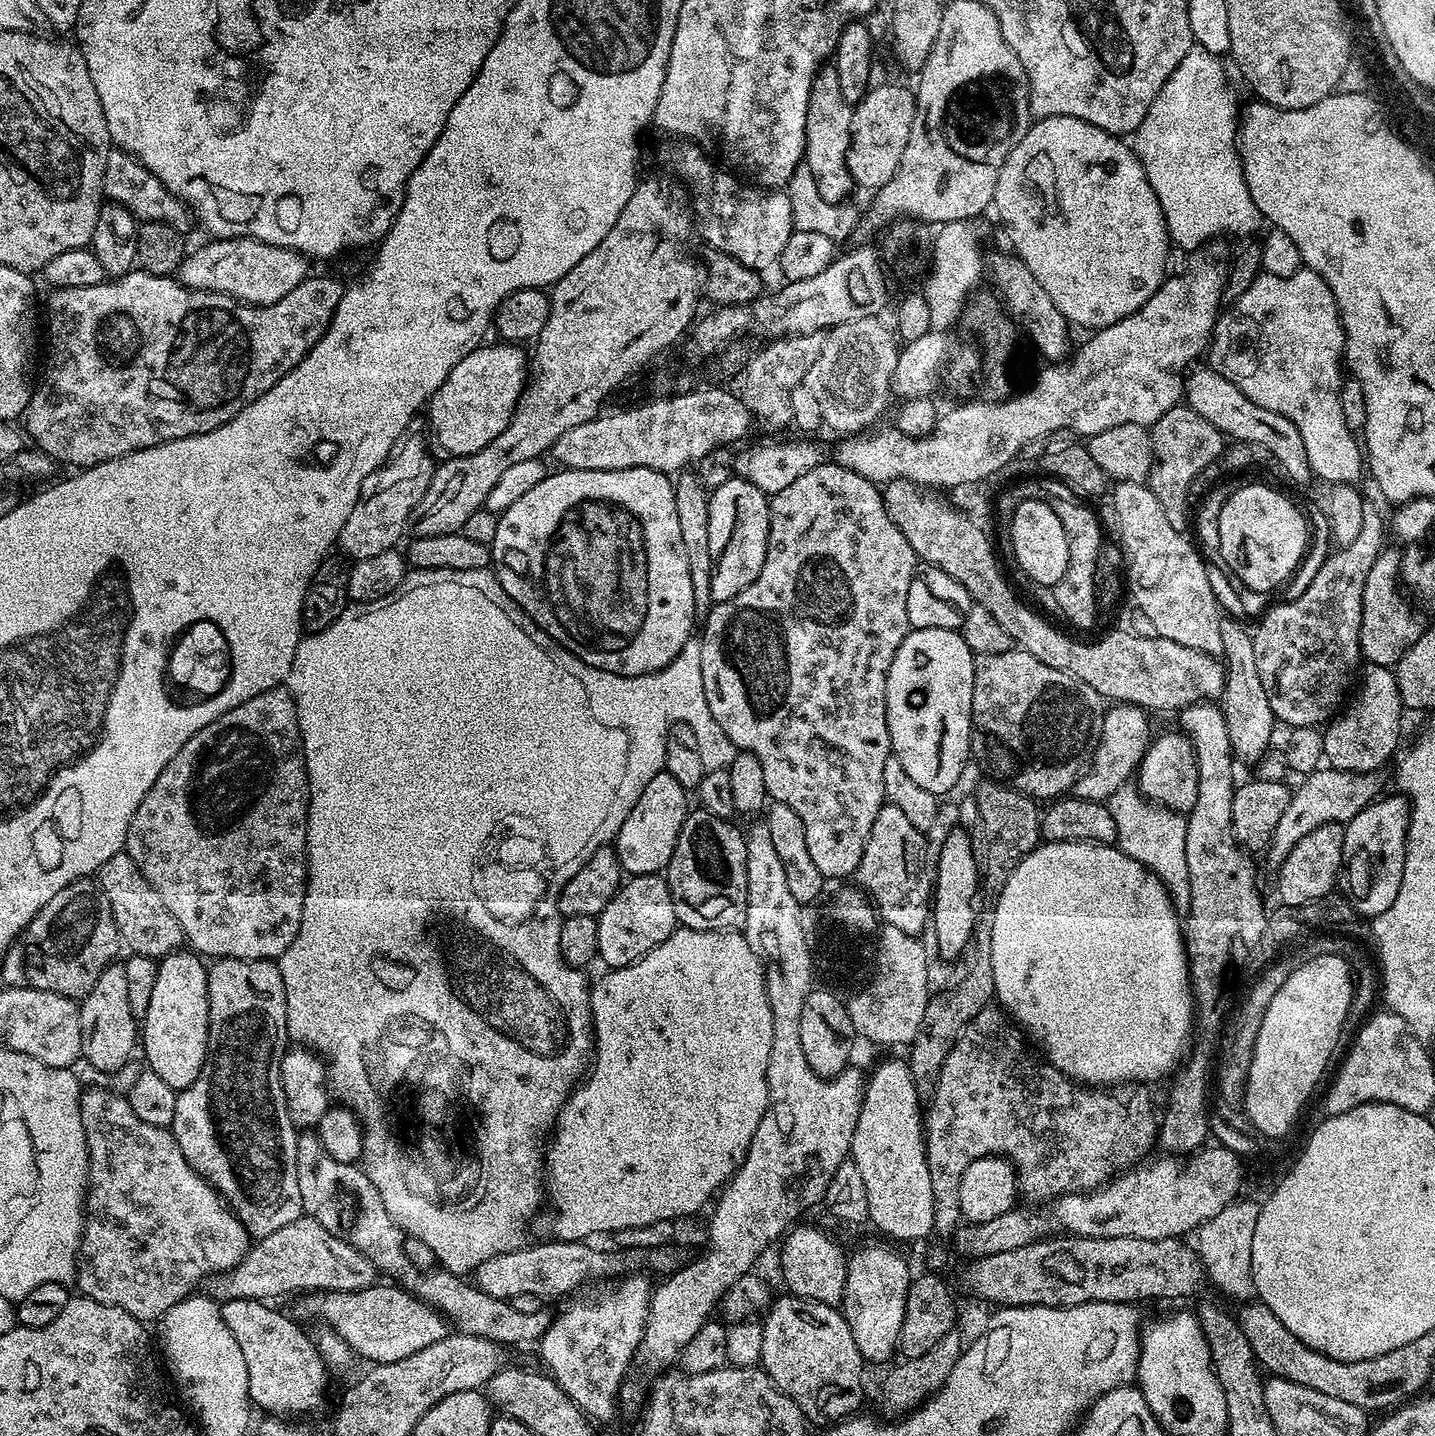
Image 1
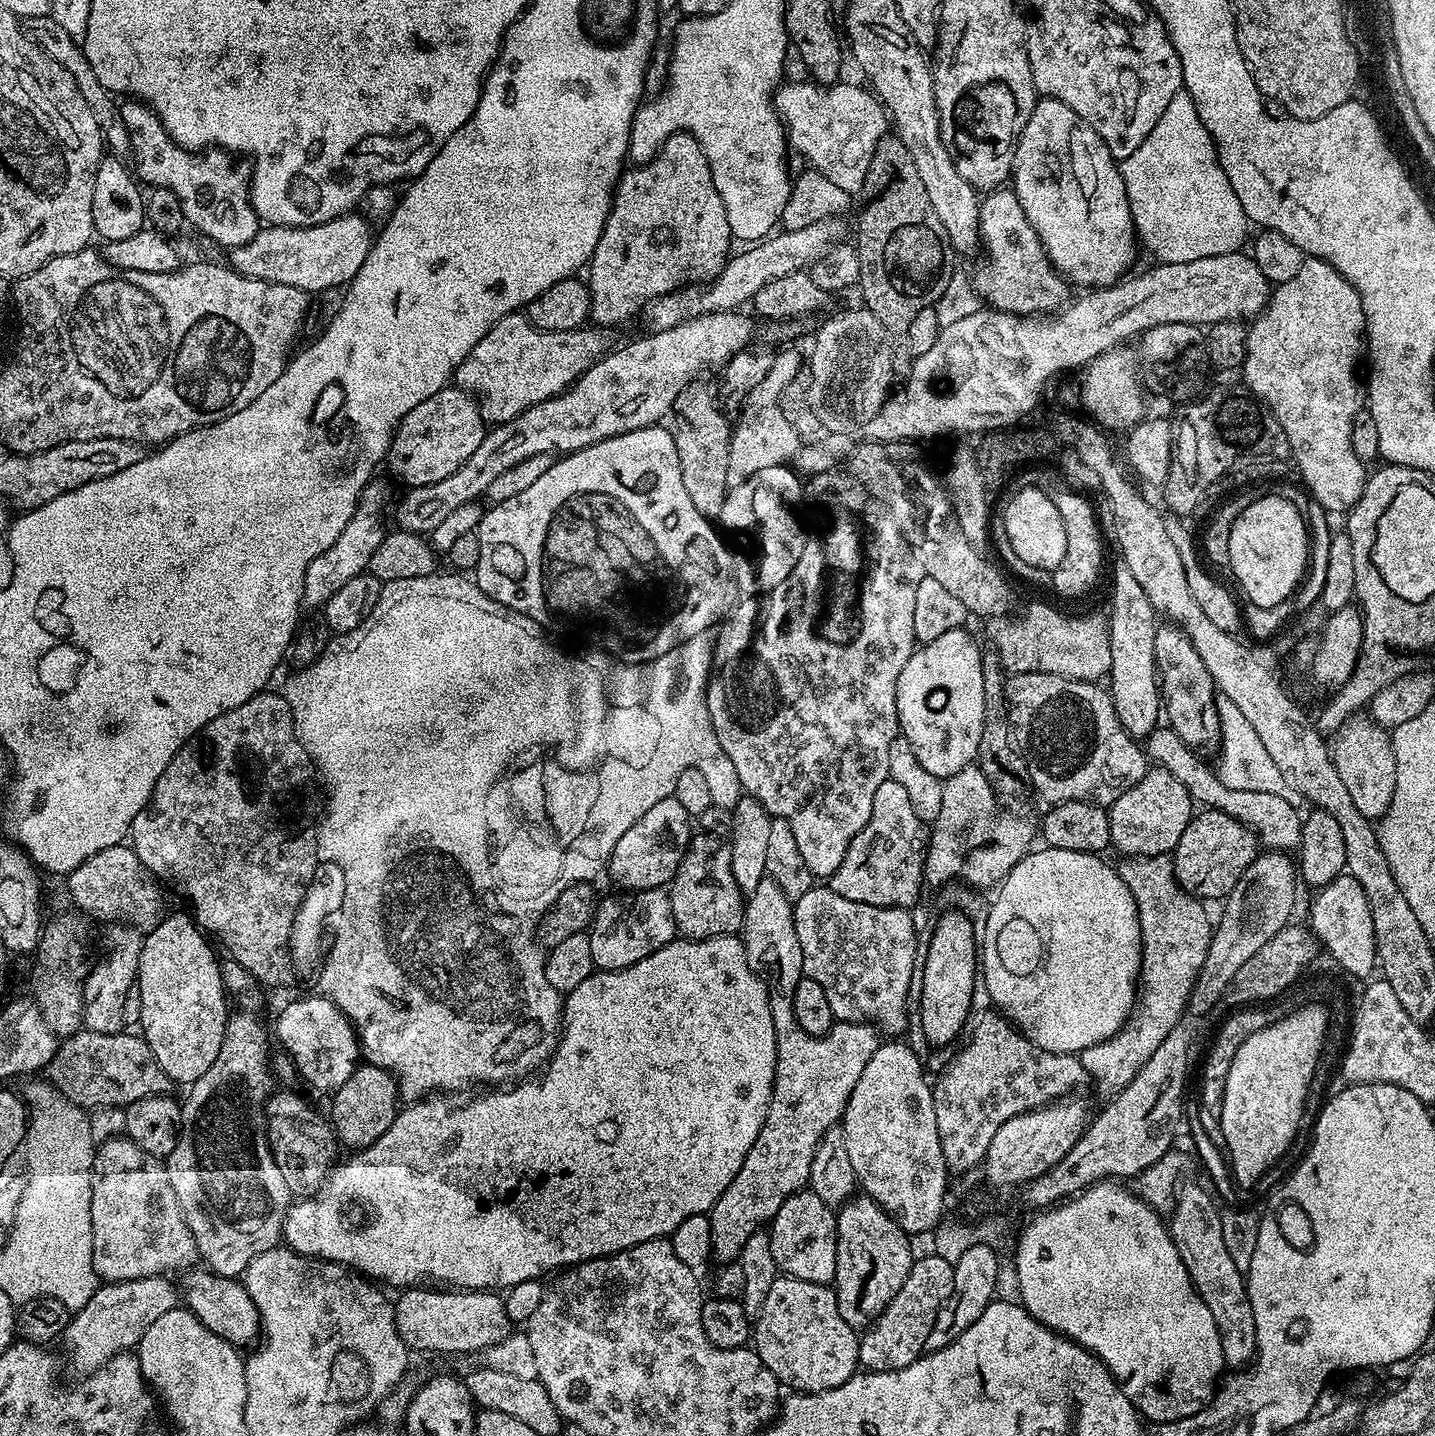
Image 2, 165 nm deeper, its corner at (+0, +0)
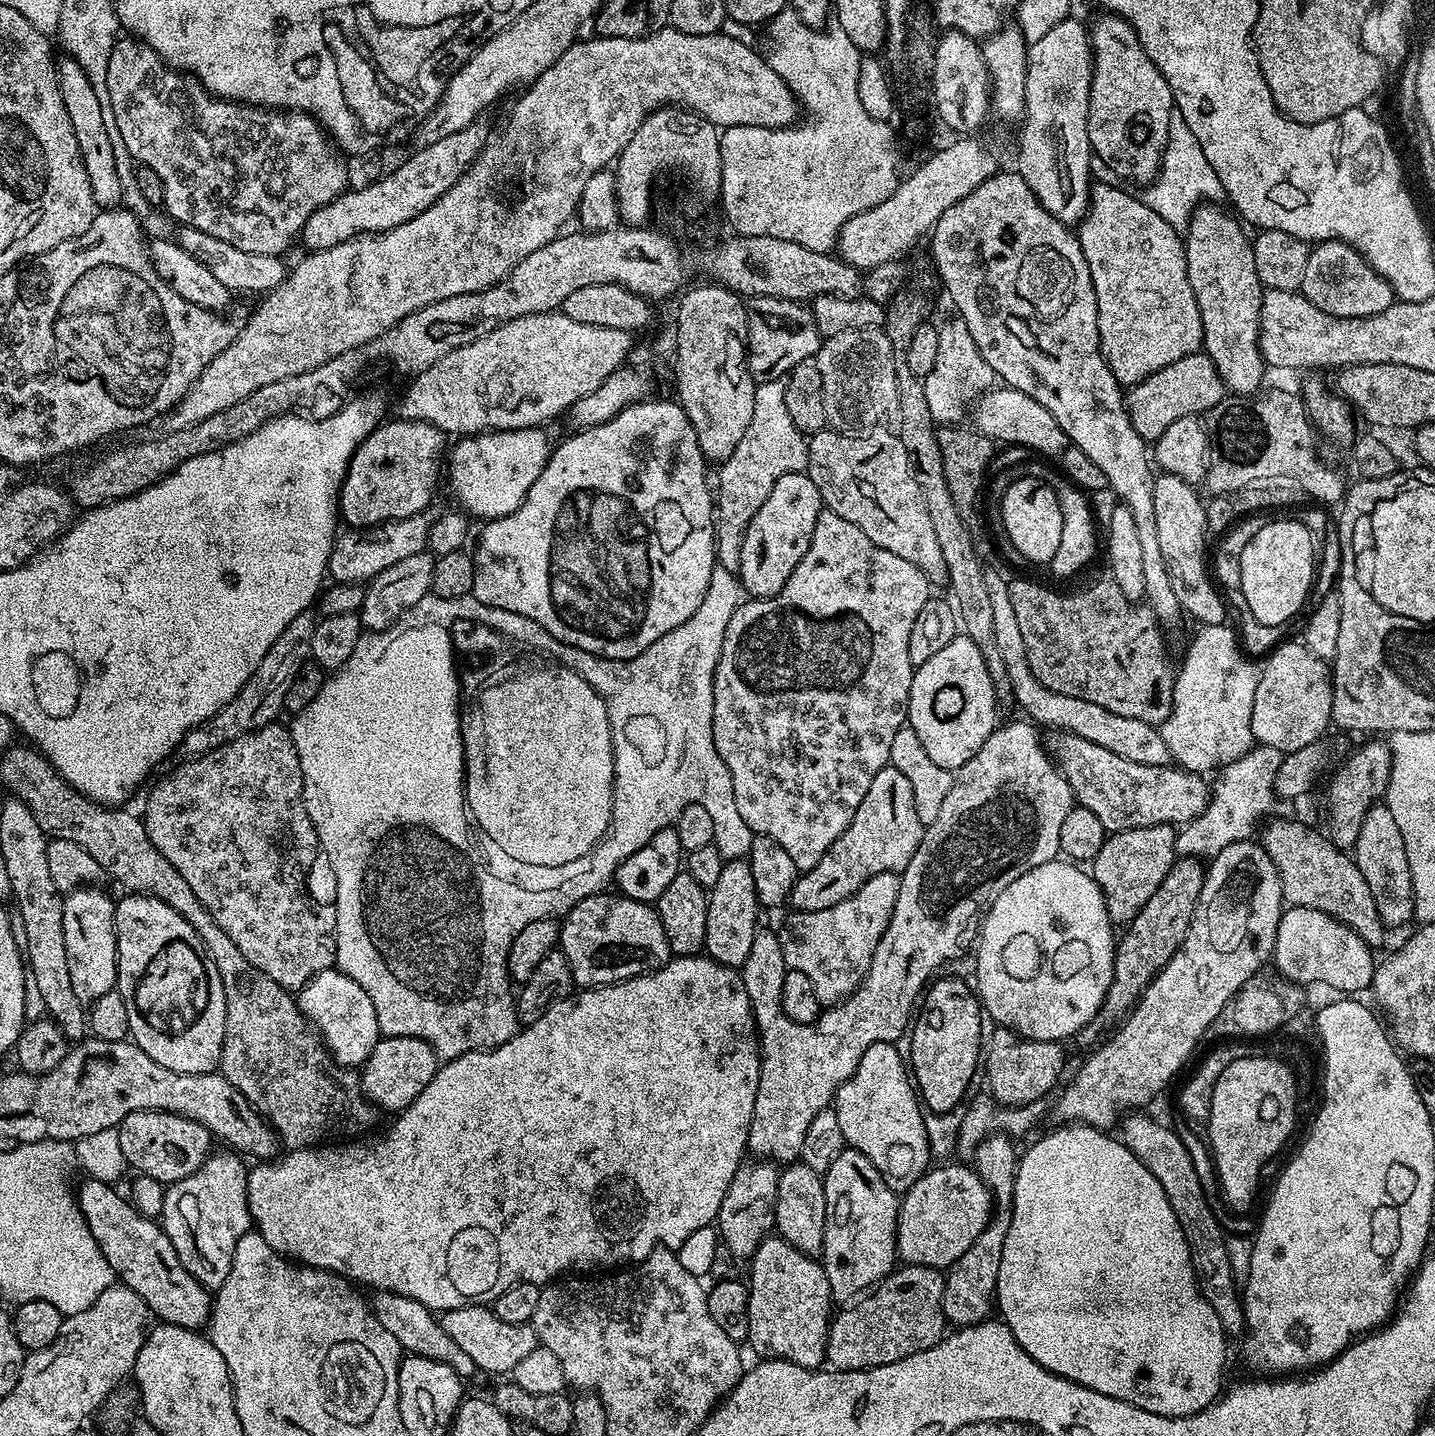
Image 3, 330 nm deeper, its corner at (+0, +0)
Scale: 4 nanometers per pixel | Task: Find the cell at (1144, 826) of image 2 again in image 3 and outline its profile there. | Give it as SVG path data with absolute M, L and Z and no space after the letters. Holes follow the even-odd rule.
M1159 824L1158 826L1142 826L1125 832L1113 832L1105 839L1102 850L1090 861L1090 875L1096 885L1102 890L1104 901L1108 907L1108 917L1113 925L1127 926L1133 918L1154 898L1154 890L1162 886L1162 878L1166 878L1172 865L1176 863L1178 855L1176 852L1177 829L1171 824Z

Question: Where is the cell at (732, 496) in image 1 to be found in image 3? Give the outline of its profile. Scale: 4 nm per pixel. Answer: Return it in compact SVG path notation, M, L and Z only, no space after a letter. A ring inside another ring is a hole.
M804 472L782 474L782 478L774 482L770 498L766 498L758 514L754 514L742 542L738 577L749 597L773 596L782 590L782 586L786 586L790 574L794 574L794 566L802 562L802 554L806 554L810 538L814 538L814 526L818 526L821 510L818 486L814 486Z

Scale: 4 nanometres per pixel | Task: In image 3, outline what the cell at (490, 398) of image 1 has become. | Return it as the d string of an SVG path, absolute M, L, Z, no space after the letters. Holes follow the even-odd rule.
M402 420L381 423L356 447L356 453L348 463L344 481L340 487L339 515L349 529L363 530L374 524L387 524L389 520L401 520L427 513L428 503L436 492L436 483L442 480L442 461L446 456L445 433L433 424L421 420Z

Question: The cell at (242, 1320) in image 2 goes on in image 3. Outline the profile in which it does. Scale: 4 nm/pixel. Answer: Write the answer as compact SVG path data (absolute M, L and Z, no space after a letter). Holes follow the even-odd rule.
M91 1178L85 1181L78 1188L80 1209L90 1226L90 1234L94 1234L94 1242L98 1242L98 1250L102 1250L106 1262L110 1262L113 1277L134 1290L157 1321L203 1329L212 1317L213 1293L178 1262L178 1250L174 1250L174 1242L170 1242L163 1227L153 1217L140 1215L135 1204L125 1197L124 1201L111 1183Z

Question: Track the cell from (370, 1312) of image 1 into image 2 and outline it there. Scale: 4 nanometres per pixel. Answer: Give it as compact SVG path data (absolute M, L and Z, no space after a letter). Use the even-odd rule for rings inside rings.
M413 1286L399 1293L400 1301L395 1301L396 1310L396 1329L402 1338L402 1342L413 1353L416 1352L476 1352L483 1353L484 1349L494 1346L498 1342L502 1342L502 1338L506 1338L513 1331L514 1325L511 1318L506 1314L506 1306L503 1299L495 1291L492 1290L437 1290L432 1286Z

